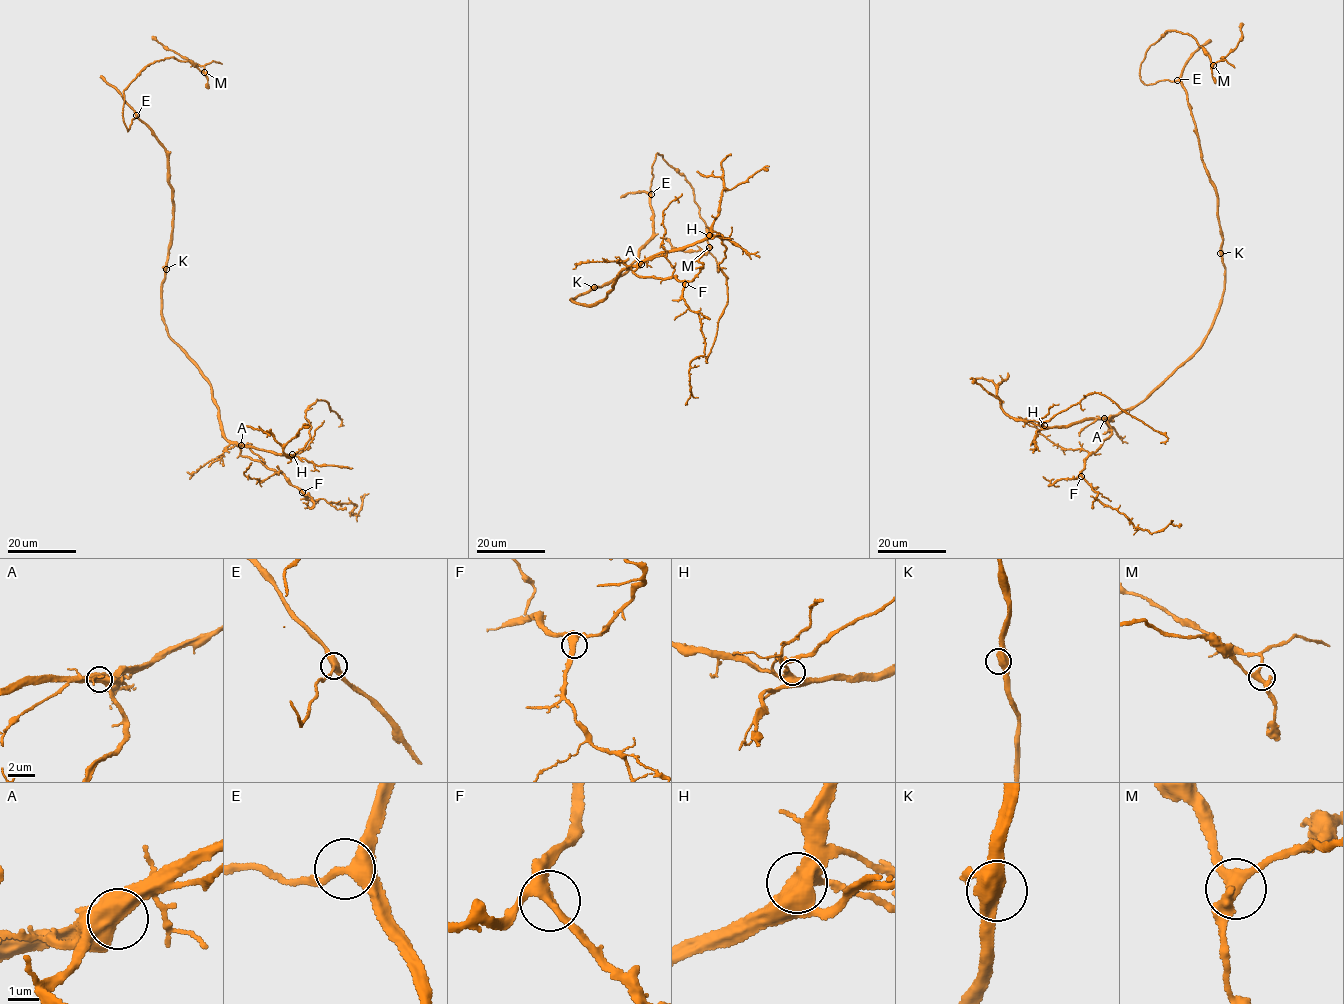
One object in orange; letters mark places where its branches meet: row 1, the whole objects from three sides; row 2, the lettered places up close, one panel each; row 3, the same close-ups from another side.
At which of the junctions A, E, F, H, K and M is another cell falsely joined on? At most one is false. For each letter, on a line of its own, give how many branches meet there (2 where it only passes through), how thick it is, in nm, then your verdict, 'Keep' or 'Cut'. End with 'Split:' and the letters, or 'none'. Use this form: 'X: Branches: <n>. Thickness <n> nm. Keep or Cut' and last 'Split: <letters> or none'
A: Branches: 3. Thickness 500 nm. Cut
E: Branches: 3. Thickness 340 nm. Keep
F: Branches: 3. Thickness 320 nm. Keep
H: Branches: 3. Thickness 460 nm. Keep
K: Branches: 3. Thickness 460 nm. Keep
M: Branches: 3. Thickness 320 nm. Keep
Split: A

